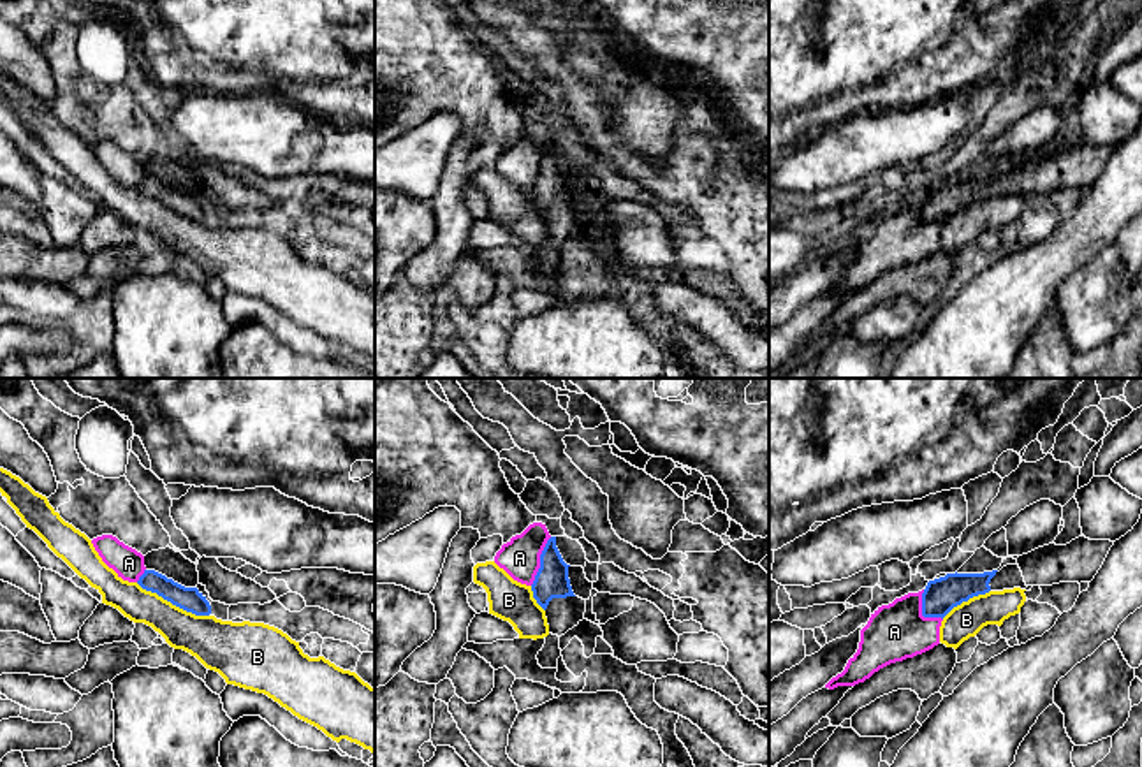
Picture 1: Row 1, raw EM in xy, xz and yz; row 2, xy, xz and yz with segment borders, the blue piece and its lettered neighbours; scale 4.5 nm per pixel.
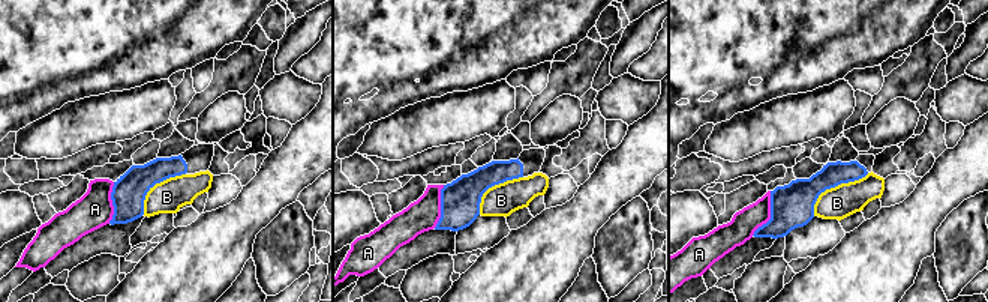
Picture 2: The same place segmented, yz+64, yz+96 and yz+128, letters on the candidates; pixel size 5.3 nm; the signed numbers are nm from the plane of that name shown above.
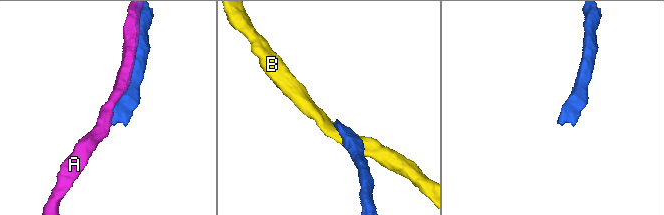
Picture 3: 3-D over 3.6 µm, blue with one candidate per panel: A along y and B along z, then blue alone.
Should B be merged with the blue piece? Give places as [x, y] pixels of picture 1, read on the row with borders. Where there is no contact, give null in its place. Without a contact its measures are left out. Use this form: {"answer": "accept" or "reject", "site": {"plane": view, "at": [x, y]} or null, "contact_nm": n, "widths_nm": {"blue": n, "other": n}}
{"answer": "reject", "site": {"plane": "xy", "at": [173, 604]}, "contact_nm": 360, "widths_nm": {"blue": 110, "other": 220}}

